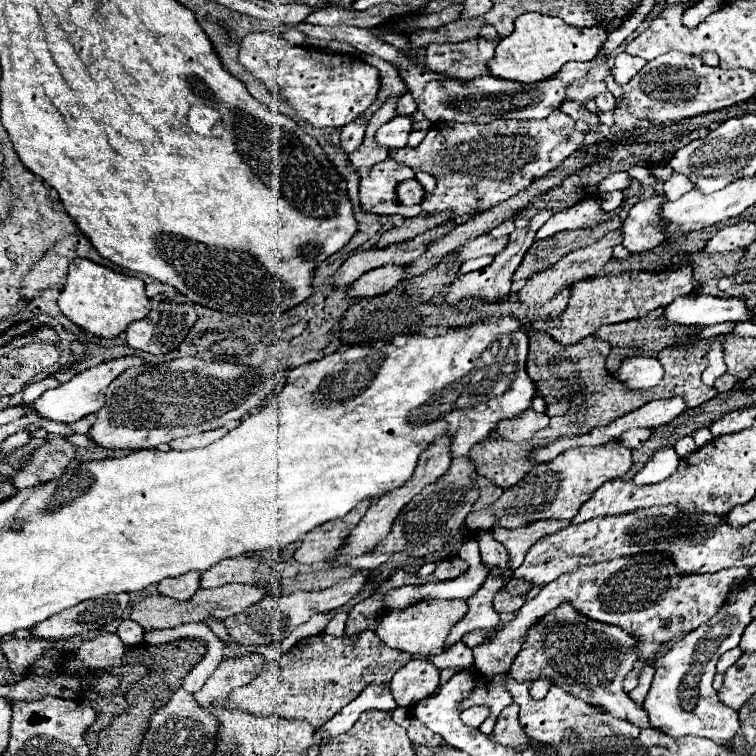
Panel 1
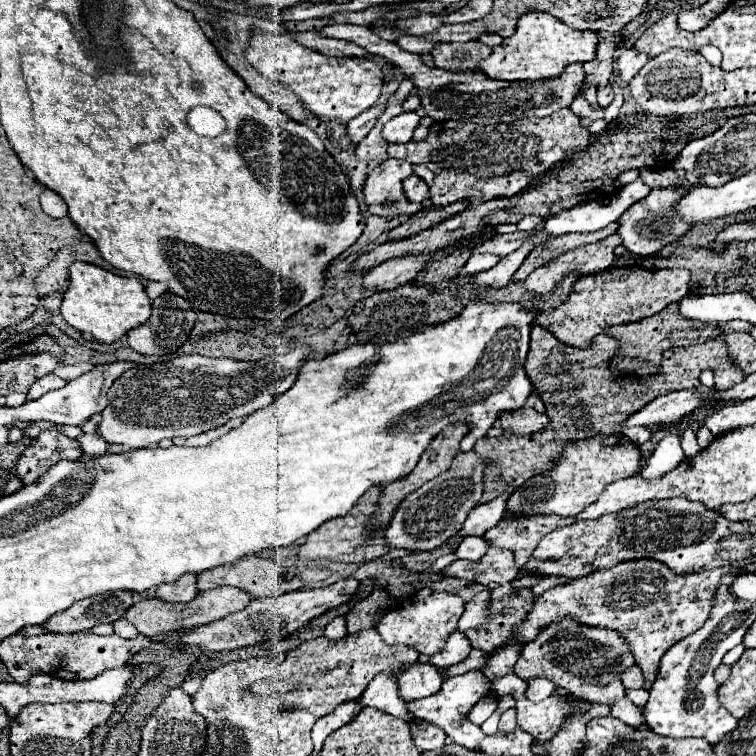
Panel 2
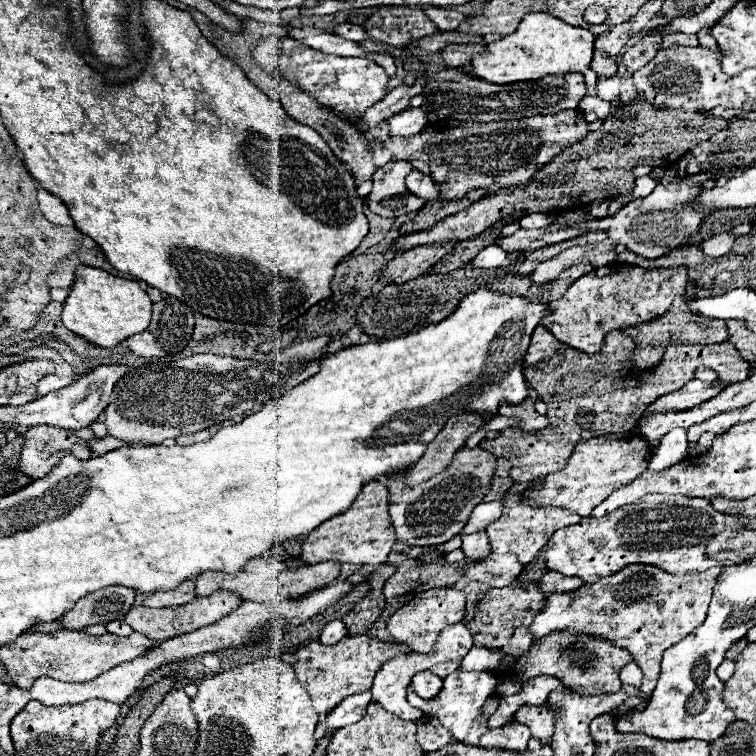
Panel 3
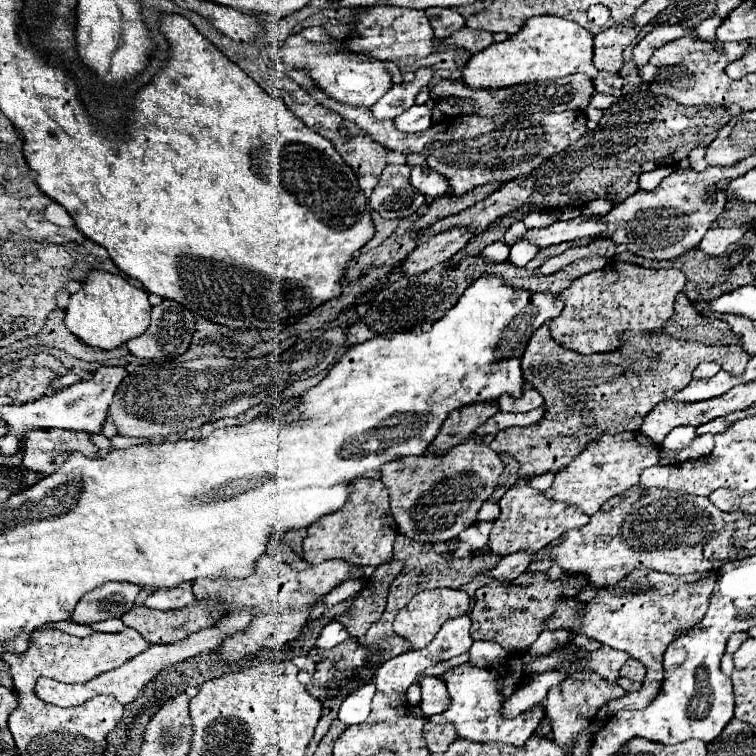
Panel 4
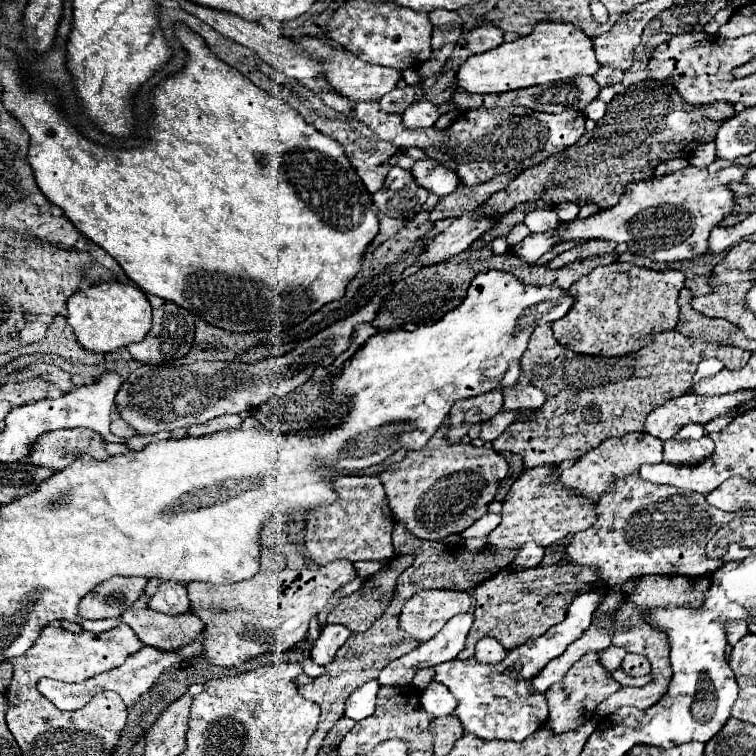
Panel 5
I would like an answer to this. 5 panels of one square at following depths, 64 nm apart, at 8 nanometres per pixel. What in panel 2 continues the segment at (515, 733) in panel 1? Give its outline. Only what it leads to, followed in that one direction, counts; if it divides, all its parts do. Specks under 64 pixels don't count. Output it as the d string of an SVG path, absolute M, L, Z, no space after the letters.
M510 708L508 712L504 712L504 714L502 714L500 724L498 724L498 732L508 734L508 732L514 732L514 730L516 730L516 710L514 710L514 708Z

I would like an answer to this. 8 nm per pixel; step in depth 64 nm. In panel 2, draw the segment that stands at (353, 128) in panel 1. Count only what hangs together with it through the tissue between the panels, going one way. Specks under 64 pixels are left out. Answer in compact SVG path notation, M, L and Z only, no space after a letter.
M384 104L372 106L370 110L362 112L362 114L356 116L354 120L350 120L350 122L346 124L346 134L348 134L348 138L350 138L354 144L358 144L358 142L370 132L370 128L374 126L374 122L376 122L376 118L378 118L378 114L380 114L382 110L384 110Z

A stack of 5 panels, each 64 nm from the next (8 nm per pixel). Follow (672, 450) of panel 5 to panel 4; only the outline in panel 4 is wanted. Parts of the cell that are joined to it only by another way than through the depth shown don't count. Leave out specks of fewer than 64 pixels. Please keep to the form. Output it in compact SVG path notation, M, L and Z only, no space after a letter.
M702 434L702 436L698 436L688 448L684 448L684 450L674 458L674 463L696 460L696 458L700 458L700 456L710 454L712 448L714 448L714 436L712 436L712 434Z

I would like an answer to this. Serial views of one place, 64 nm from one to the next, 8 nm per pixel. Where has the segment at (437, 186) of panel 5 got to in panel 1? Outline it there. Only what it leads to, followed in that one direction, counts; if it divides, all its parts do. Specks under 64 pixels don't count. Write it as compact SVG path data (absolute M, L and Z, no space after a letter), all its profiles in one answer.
M404 180L396 186L396 200L400 200L400 206L414 206L420 204L424 198L424 190L420 182L414 180Z

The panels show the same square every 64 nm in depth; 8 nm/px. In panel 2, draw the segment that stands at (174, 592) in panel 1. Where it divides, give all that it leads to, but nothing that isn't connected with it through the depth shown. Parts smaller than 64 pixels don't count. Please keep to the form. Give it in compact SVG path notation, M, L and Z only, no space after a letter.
M184 574L180 580L172 584L160 584L156 590L156 596L168 602L190 602L196 594L196 574Z

